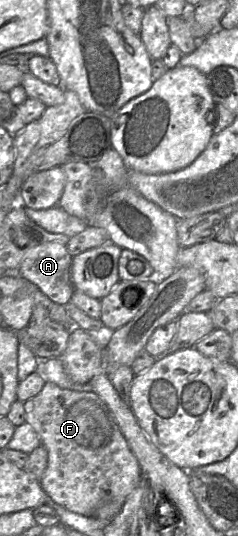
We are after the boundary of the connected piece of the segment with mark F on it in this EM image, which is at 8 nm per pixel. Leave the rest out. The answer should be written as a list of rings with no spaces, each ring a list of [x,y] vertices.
[[[46,381],[40,393],[24,402],[24,410],[25,422],[36,431],[48,453],[48,464],[39,482],[44,493],[55,504],[71,512],[91,516],[108,503],[124,504],[132,491],[141,485],[141,468],[137,459],[111,410],[93,391],[71,391]]]

